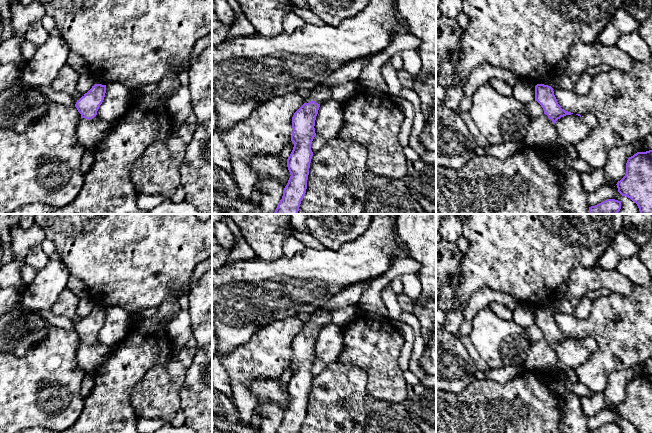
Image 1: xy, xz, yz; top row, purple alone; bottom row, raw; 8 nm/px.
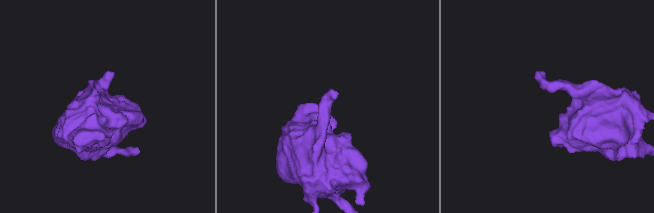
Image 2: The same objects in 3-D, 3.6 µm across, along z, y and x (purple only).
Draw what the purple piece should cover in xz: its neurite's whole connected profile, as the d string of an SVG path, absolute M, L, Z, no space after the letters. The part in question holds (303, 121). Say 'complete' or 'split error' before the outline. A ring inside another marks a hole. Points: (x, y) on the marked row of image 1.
split error; M371 57L344 64L317 88L312 89L305 97L305 103L294 113L291 135L294 147L287 159L287 167L291 176L274 214L298 214L307 189L309 168L313 156L311 144L316 136L314 126L319 107L332 98L331 89L333 87L359 79L363 67Z

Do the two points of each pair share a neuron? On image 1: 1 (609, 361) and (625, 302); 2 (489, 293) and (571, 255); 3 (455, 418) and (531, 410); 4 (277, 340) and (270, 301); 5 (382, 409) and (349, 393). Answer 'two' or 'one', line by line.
1: one
2: two
3: one
4: two
5: one

